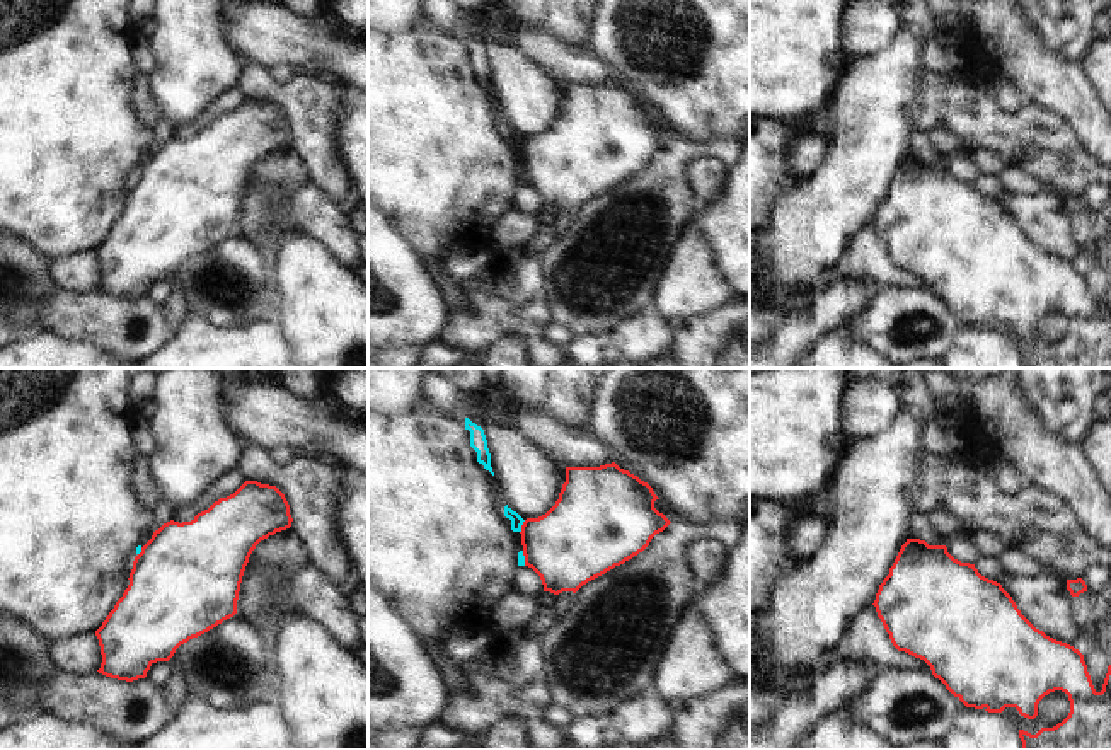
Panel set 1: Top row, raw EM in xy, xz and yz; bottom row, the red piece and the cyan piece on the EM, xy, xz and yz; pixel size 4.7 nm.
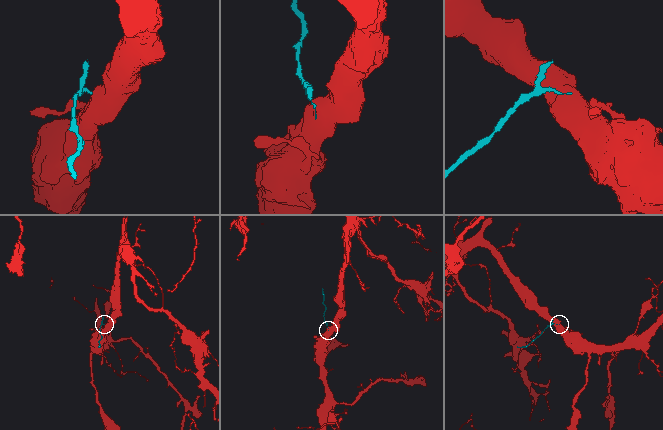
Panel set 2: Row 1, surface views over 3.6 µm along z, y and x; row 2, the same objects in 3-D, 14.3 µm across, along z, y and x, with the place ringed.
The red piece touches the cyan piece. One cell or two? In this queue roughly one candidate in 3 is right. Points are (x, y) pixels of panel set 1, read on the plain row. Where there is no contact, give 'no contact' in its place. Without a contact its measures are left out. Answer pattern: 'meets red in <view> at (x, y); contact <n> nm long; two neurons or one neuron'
meets red in xz at (522, 145); contact 70 nm long; two neurons

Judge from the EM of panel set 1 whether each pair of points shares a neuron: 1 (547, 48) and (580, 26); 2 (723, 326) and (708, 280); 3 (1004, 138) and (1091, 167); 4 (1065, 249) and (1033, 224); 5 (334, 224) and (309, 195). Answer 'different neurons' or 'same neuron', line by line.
1: different neurons
2: different neurons
3: same neuron
4: same neuron
5: same neuron

